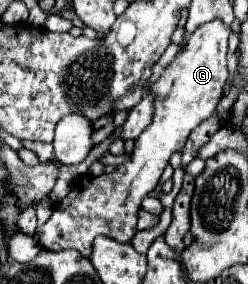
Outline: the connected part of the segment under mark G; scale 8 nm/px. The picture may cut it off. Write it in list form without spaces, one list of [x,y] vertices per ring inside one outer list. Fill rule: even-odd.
[[[215,20],[201,24],[189,36],[187,46],[173,58],[157,82],[149,88],[149,92],[155,96],[153,118],[135,140],[131,158],[119,164],[111,174],[77,178],[69,194],[61,202],[53,204],[51,218],[39,226],[37,242],[41,248],[55,252],[73,248],[89,258],[95,236],[107,236],[117,242],[129,242],[133,238],[137,232],[137,212],[141,200],[157,186],[171,154],[183,150],[189,132],[215,112],[215,106],[223,96],[225,84],[229,80],[225,60],[229,34],[231,28],[221,20]]]

